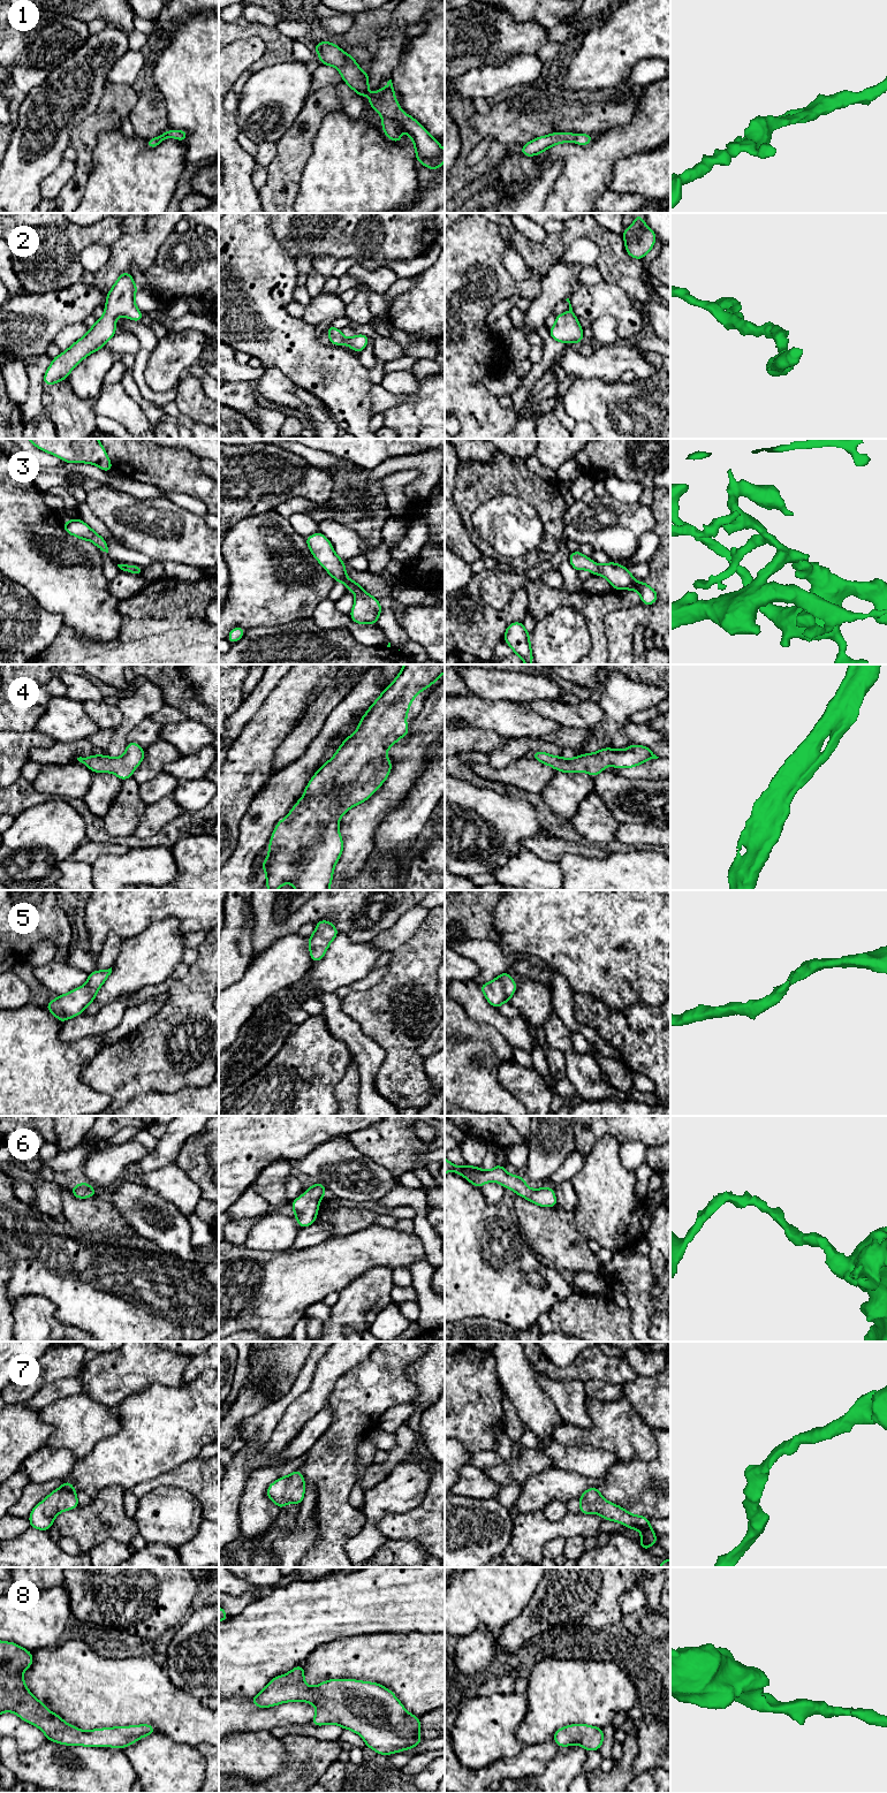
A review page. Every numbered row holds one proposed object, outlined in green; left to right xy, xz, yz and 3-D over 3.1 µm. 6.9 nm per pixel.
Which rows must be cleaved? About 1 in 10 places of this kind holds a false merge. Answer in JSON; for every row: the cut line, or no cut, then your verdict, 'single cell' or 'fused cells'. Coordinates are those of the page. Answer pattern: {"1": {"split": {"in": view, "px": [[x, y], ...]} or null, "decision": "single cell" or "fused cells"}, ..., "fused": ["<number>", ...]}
{"1": {"split": null, "decision": "single cell"}, "2": {"split": null, "decision": "single cell"}, "3": {"split": null, "decision": "single cell"}, "4": {"split": null, "decision": "single cell"}, "5": {"split": null, "decision": "single cell"}, "6": {"split": null, "decision": "single cell"}, "7": {"split": null, "decision": "single cell"}, "8": {"split": null, "decision": "single cell"}, "fused": []}

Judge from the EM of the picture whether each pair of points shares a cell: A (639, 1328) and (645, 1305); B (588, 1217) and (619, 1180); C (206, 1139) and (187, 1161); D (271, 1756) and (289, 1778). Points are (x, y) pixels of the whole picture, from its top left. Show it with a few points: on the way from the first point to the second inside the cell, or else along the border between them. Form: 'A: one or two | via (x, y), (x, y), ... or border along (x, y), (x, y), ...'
A: one | via (639, 1322), (642, 1311)
B: one | via (597, 1208), (607, 1198), (609, 1190)
C: one | via (201, 1145), (192, 1155)
D: two | border along (283, 1745), (288, 1768), (275, 1777), (260, 1780)

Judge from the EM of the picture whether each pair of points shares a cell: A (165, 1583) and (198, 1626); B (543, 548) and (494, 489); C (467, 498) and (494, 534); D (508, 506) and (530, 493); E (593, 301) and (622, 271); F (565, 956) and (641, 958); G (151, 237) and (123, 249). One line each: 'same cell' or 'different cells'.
A: different cells
B: same cell
C: different cells
D: different cells
E: different cells
F: same cell
G: same cell

